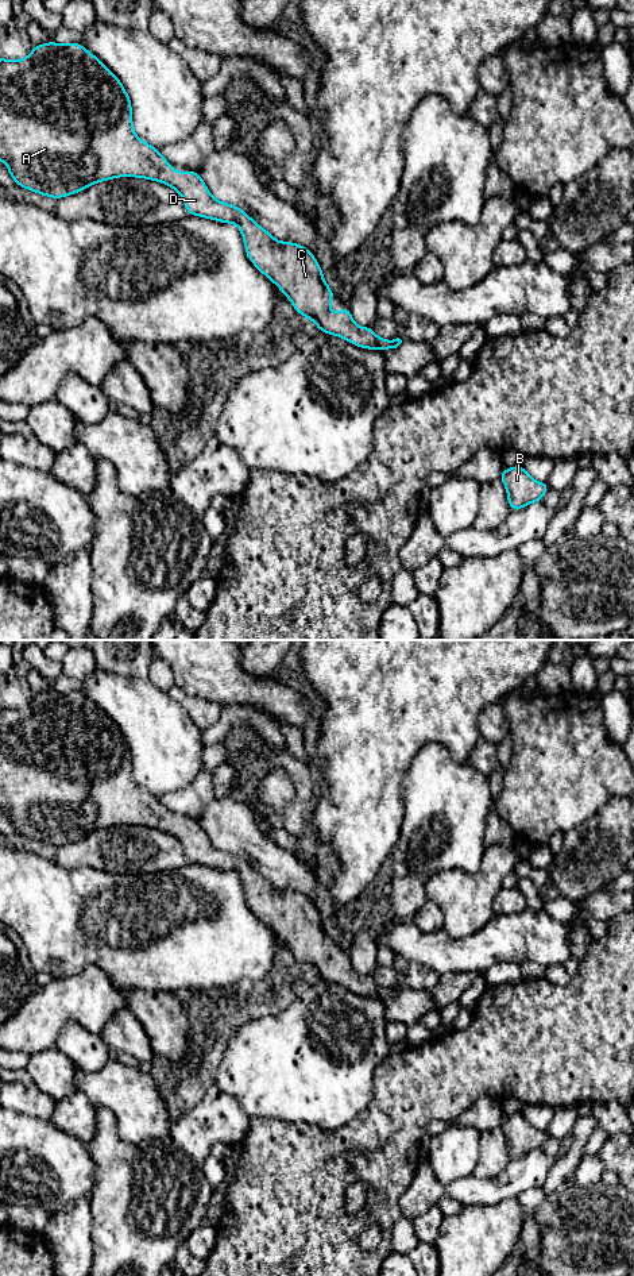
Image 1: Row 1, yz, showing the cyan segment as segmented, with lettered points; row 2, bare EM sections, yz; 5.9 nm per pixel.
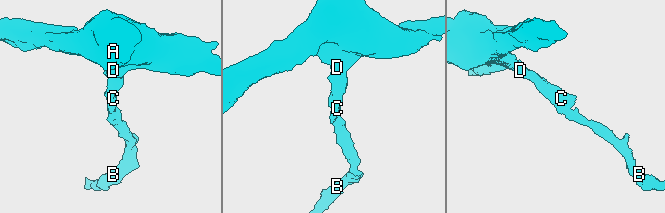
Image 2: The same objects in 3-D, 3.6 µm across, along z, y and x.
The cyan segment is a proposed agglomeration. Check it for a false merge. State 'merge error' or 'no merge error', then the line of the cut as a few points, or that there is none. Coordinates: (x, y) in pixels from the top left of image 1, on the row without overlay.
no merge error; no cut

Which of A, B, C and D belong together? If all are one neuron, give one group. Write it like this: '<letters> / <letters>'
A B C D

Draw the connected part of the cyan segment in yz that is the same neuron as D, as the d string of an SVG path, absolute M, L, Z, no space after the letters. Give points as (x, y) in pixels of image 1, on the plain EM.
M50 689L47 693L32 694L31 702L24 708L0 706L0 807L8 812L7 820L19 834L57 848L115 825L139 825L163 830L181 841L189 863L236 872L244 886L248 907L285 941L298 961L317 972L318 979L341 984L368 998L391 998L402 991L399 986L393 988L378 986L372 975L359 976L351 965L348 953L339 963L330 961L329 951L335 941L325 932L320 911L306 895L275 888L243 857L217 849L197 820L173 820L171 812L161 803L159 797L140 789L134 780L131 747L120 728L77 690L63 694Z

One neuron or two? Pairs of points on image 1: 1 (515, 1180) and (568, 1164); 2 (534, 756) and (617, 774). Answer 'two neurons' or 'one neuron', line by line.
1: two neurons
2: one neuron

